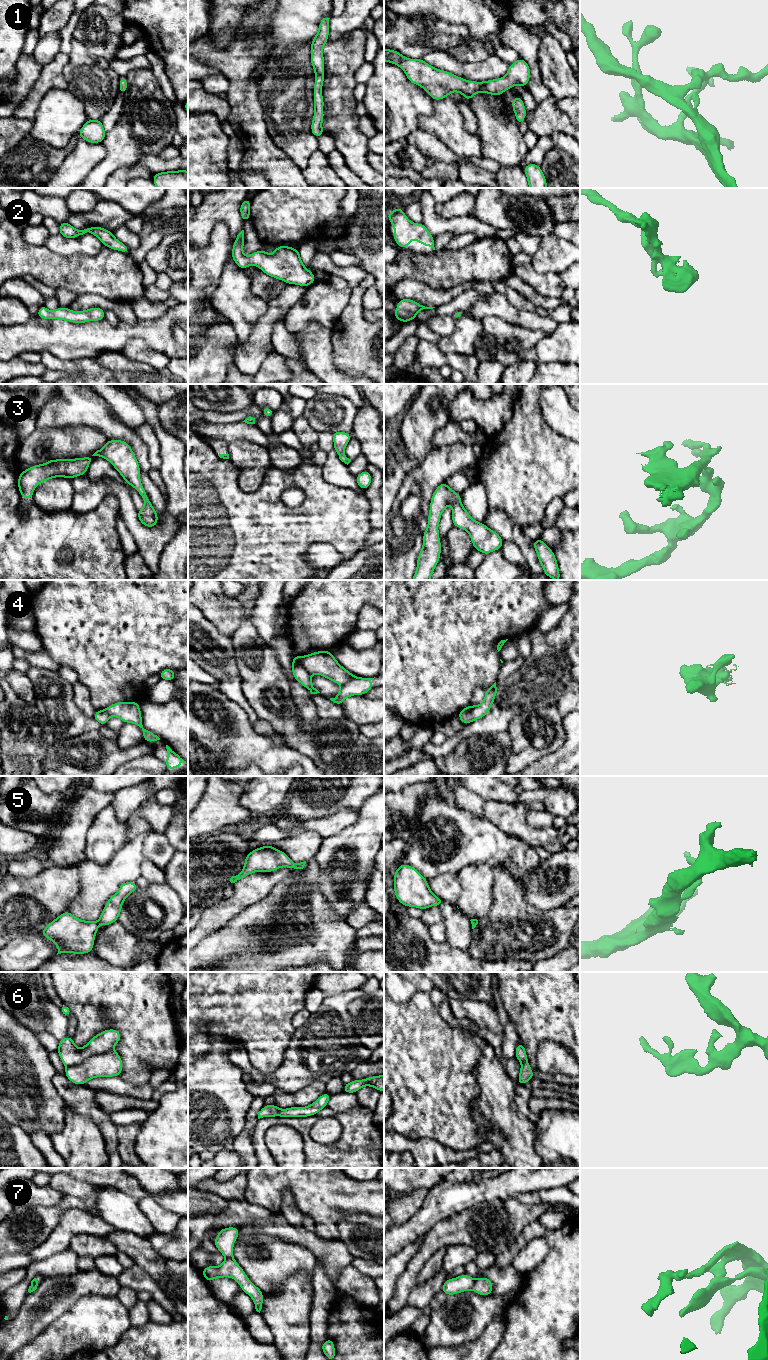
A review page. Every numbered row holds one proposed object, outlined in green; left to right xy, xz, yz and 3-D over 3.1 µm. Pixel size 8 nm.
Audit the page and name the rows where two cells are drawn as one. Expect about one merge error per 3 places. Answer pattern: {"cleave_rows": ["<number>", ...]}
{"cleave_rows": ["4", "6", "7"]}

